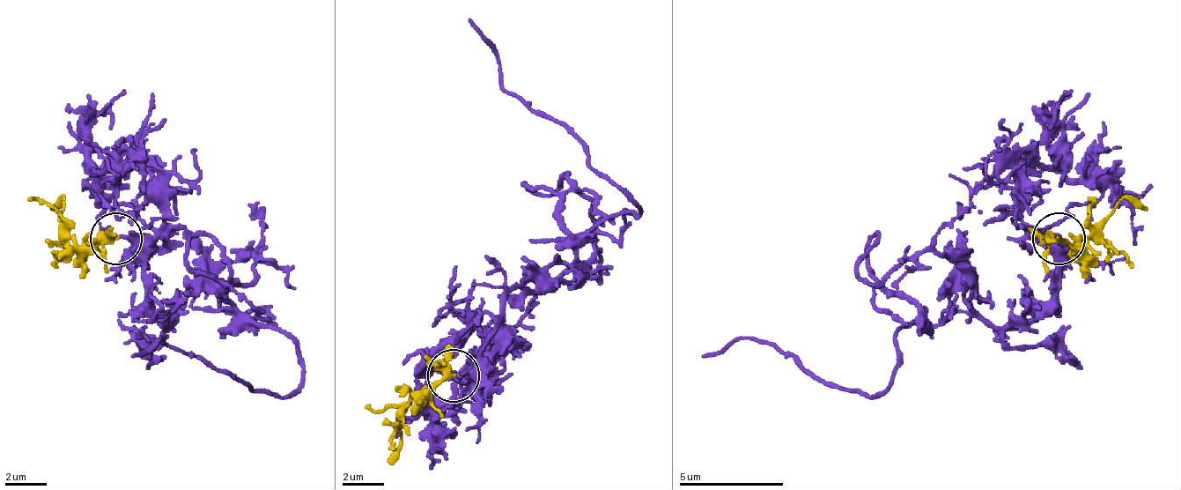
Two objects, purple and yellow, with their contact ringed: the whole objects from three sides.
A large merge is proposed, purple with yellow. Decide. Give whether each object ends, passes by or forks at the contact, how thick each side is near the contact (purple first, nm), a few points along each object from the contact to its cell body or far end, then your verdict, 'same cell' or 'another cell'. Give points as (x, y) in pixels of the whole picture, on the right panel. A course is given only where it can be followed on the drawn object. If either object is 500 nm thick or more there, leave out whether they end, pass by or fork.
purple ends; yellow forks; calibres 280 and 220 nm; course purple (1057, 237), (1052, 294), (994, 326), (911, 253), (874, 300), (880, 394), (771, 341), (703, 357); course yellow (1057, 237), (1078, 242), (1120, 201), (1146, 211); same cell

